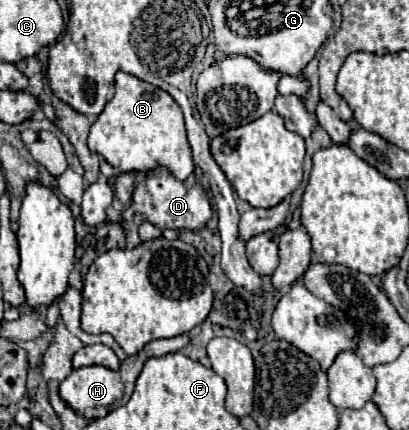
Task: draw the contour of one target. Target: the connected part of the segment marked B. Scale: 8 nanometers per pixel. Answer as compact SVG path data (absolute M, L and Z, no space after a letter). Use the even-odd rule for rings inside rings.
M126 72L116 74L116 94L92 124L88 148L104 156L118 172L150 172L156 166L166 166L178 180L186 180L194 172L184 116L176 100L168 92Z

